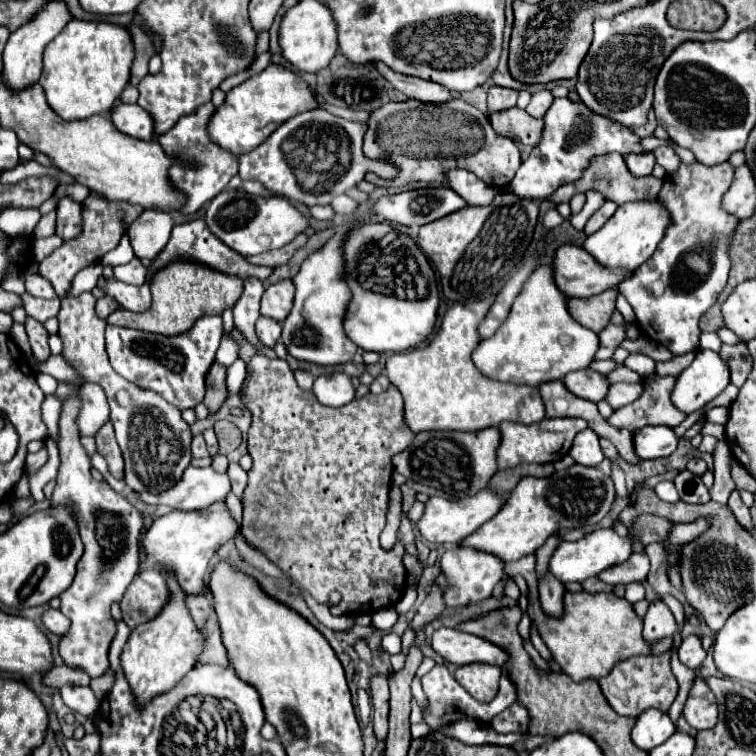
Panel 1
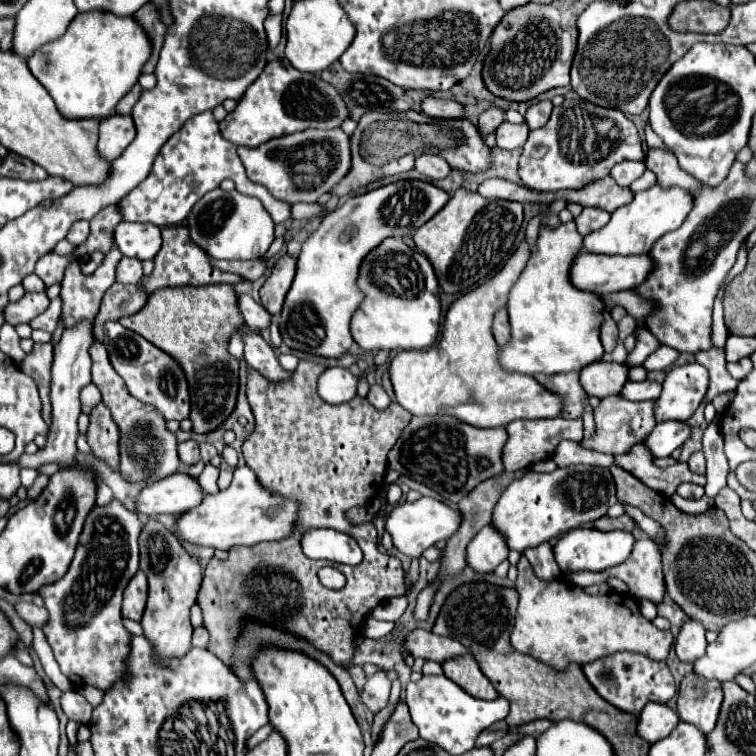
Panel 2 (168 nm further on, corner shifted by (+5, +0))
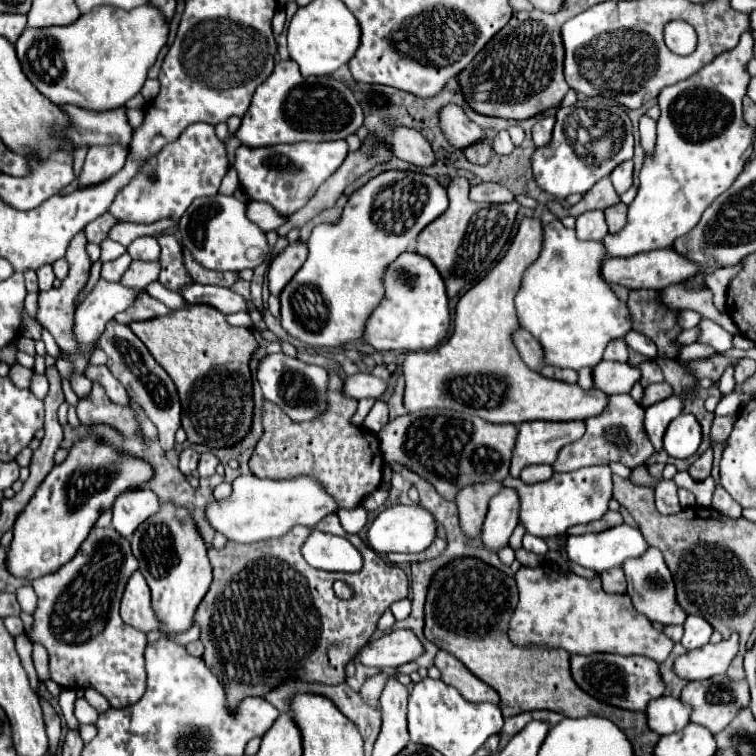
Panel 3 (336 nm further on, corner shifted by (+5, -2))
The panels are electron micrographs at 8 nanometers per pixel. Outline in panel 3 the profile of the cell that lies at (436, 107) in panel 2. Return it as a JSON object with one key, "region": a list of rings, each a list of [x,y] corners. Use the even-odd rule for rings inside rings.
{"region":[[[449,103],[439,111],[439,125],[441,125],[445,139],[457,149],[465,149],[467,145],[481,141],[485,137],[481,127],[475,125],[467,117],[465,109],[455,103]]]}

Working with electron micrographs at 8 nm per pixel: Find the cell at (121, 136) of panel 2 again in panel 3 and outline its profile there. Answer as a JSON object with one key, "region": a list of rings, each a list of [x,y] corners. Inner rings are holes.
{"region":[[[119,143],[115,145],[93,145],[87,153],[83,171],[79,175],[79,185],[95,185],[101,183],[103,179],[111,177],[117,173],[127,157],[127,147],[121,147]]]}

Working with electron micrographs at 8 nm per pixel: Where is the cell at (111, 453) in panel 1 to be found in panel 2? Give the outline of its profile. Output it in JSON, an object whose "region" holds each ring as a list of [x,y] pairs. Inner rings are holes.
{"region":[[[99,403],[89,413],[89,429],[87,429],[87,443],[91,451],[103,459],[111,469],[119,467],[119,427],[107,409],[107,405]]]}

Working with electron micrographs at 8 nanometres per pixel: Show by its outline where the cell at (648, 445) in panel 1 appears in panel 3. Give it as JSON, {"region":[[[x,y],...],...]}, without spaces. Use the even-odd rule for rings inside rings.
{"region":[[[689,413],[679,415],[671,421],[663,437],[663,451],[675,459],[691,457],[701,445],[701,425]]]}

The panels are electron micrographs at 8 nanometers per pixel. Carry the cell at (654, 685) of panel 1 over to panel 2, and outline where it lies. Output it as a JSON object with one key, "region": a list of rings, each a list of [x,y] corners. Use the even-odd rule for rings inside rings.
{"region":[[[615,653],[615,655],[607,655],[603,659],[591,661],[587,665],[583,665],[583,673],[587,677],[587,681],[593,685],[593,689],[611,705],[615,705],[621,711],[627,711],[631,715],[639,715],[641,709],[649,703],[649,701],[657,701],[657,703],[667,703],[675,693],[675,681],[673,675],[669,673],[669,667],[665,661],[653,661],[645,655],[639,653]]]}

